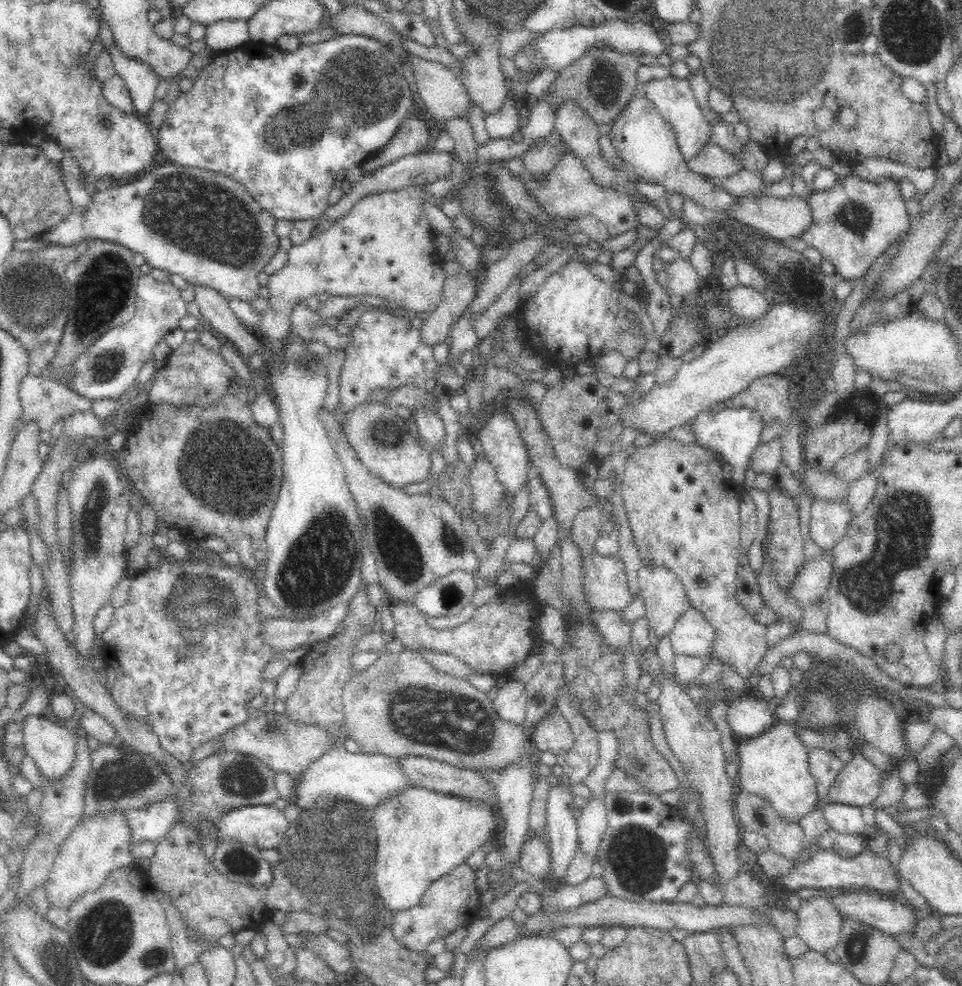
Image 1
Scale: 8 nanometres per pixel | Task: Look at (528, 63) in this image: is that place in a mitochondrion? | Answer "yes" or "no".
no

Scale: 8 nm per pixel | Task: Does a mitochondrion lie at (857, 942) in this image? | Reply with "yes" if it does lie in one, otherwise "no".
yes

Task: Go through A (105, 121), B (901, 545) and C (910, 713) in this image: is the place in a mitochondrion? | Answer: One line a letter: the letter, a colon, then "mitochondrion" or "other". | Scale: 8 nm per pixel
A: other
B: mitochondrion
C: other

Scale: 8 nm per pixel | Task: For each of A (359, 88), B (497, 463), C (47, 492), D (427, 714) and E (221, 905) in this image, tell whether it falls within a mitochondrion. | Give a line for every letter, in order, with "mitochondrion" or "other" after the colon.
A: mitochondrion
B: other
C: other
D: mitochondrion
E: other

